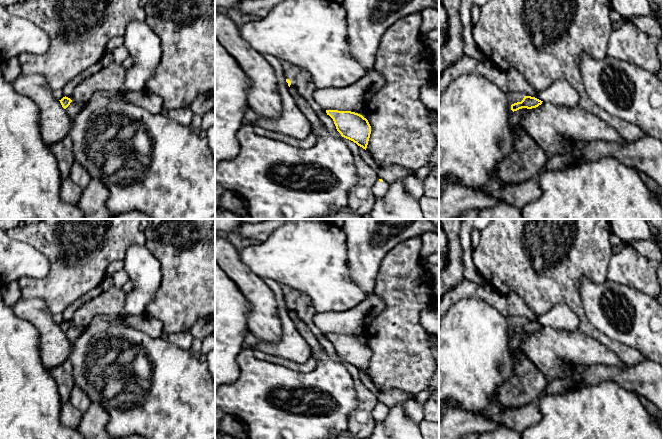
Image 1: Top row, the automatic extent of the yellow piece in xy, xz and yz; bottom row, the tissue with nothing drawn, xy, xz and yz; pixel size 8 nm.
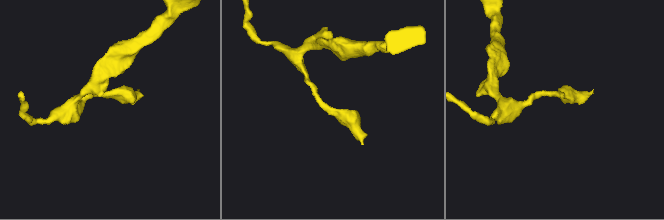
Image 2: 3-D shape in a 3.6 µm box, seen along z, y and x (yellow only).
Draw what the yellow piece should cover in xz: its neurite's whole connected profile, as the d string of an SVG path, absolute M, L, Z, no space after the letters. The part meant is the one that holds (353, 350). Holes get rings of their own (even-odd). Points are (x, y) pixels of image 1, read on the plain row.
M326 334L342 361L349 363L366 374L371 350L362 339L351 335Z

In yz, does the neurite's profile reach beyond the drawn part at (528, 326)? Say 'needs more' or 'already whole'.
already whole

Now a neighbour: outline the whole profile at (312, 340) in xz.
M291 306L291 309L289 311L289 315L290 315L292 321L294 322L297 330L300 332L300 334L305 338L305 340L309 344L312 354L315 356L316 354L323 353L324 350L319 343L319 339L307 327L307 325L298 317L293 306Z

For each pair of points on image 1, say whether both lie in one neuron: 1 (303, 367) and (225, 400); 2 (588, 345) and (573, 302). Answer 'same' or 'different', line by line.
1: different
2: different

